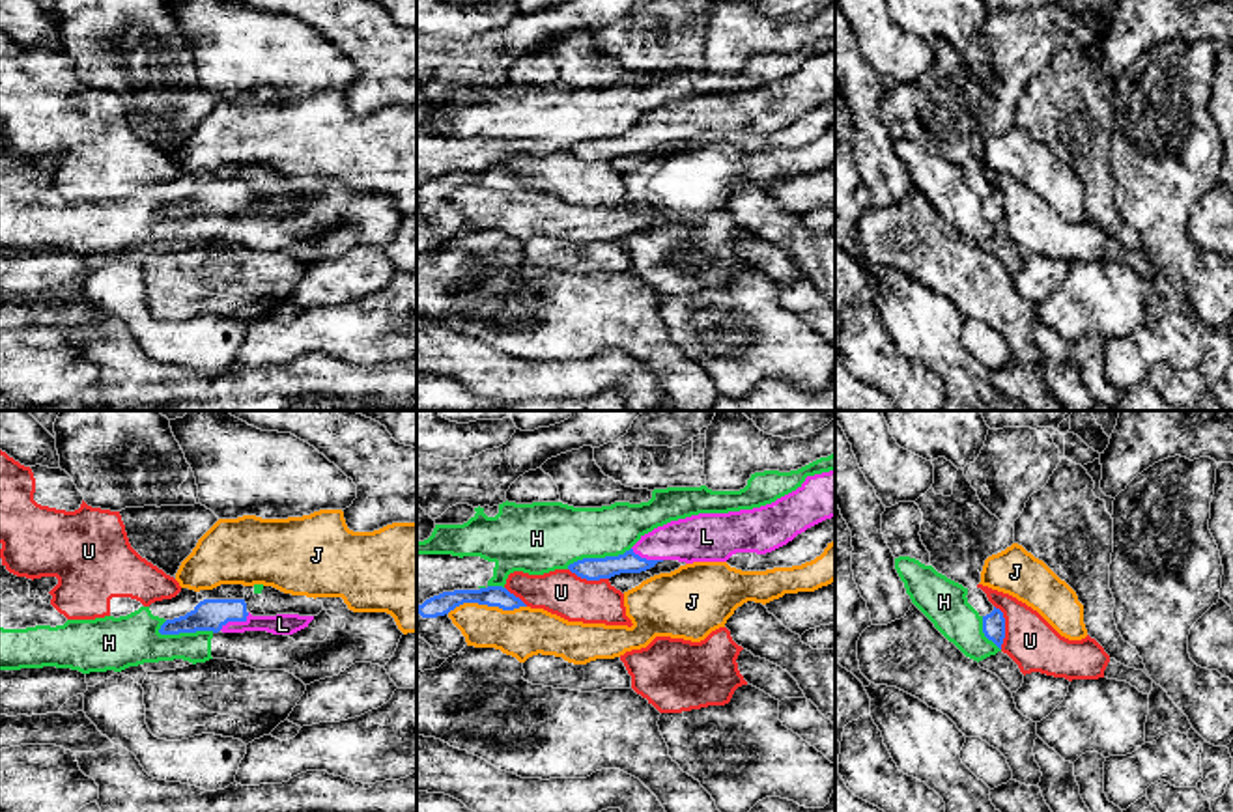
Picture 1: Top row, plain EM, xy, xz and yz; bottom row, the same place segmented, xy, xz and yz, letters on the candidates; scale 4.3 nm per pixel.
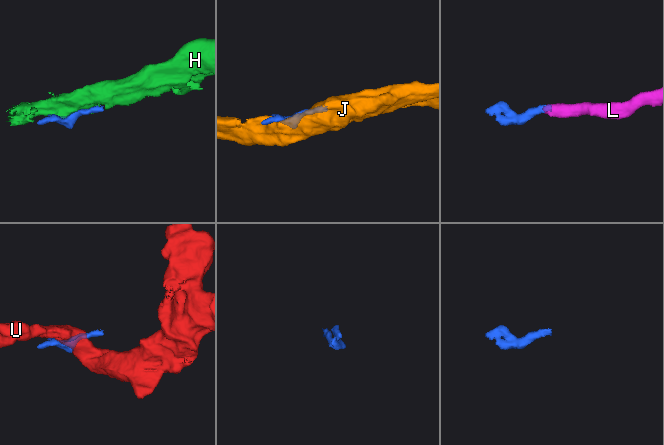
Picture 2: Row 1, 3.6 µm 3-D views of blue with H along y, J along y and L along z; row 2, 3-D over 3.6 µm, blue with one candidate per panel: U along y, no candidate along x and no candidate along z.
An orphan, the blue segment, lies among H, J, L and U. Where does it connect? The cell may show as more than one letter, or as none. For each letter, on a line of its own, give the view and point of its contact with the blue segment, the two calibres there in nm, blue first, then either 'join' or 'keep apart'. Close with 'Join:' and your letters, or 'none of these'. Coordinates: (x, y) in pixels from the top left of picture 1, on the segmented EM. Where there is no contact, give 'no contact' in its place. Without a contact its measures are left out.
H: xy (185, 631) | 140/220 nm | keep apart
J: xz (486, 603) | 100/220 nm | keep apart
L: xy (234, 620) | 140/100 nm | join
U: yz (1004, 628) | 100/220 nm | keep apart
Join: L

